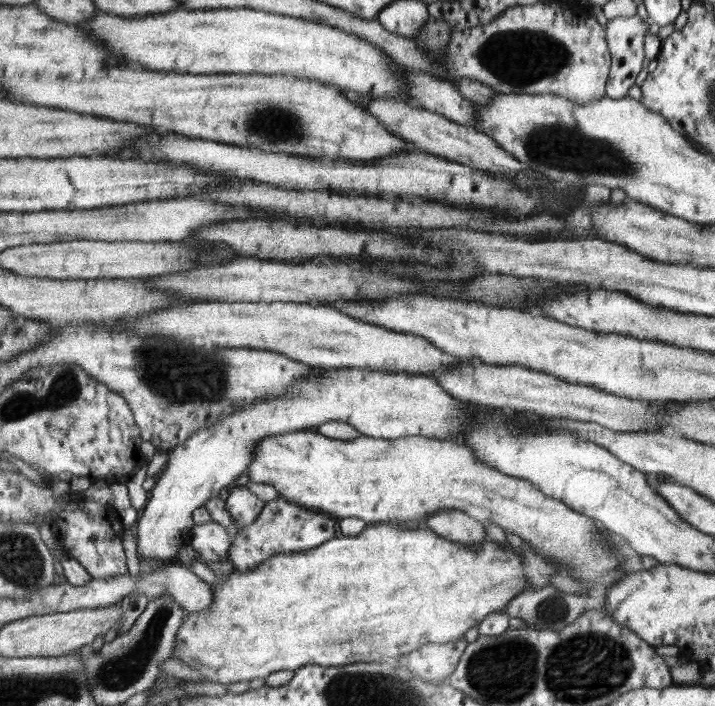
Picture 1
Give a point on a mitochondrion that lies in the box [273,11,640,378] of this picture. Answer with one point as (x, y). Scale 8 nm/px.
(517, 58)

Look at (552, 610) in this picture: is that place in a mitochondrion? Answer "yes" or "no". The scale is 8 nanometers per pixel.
yes

